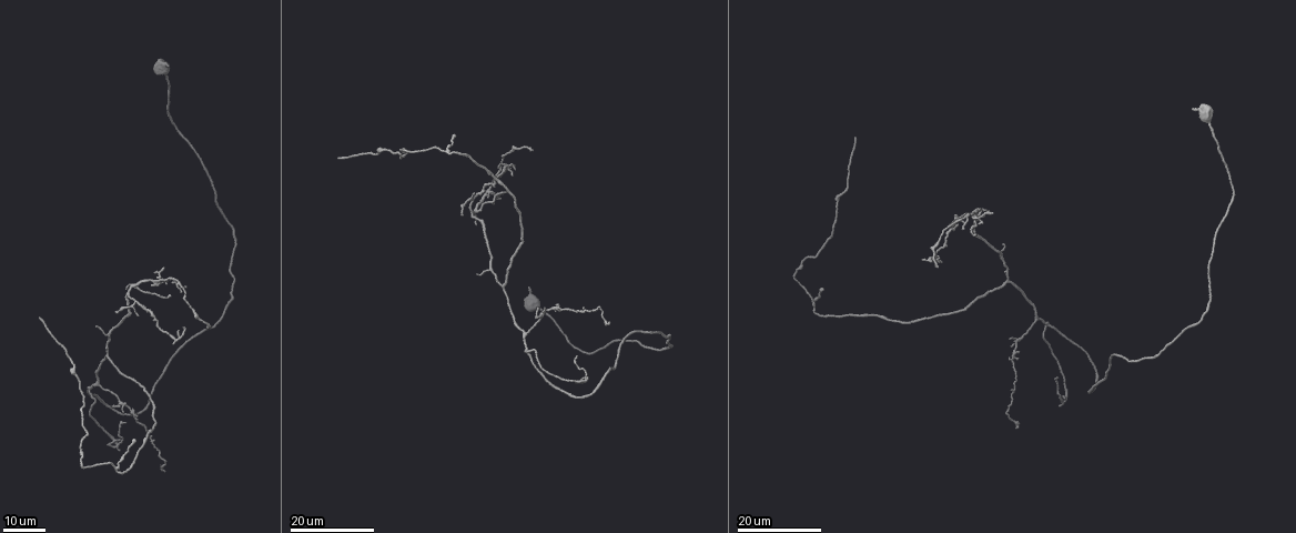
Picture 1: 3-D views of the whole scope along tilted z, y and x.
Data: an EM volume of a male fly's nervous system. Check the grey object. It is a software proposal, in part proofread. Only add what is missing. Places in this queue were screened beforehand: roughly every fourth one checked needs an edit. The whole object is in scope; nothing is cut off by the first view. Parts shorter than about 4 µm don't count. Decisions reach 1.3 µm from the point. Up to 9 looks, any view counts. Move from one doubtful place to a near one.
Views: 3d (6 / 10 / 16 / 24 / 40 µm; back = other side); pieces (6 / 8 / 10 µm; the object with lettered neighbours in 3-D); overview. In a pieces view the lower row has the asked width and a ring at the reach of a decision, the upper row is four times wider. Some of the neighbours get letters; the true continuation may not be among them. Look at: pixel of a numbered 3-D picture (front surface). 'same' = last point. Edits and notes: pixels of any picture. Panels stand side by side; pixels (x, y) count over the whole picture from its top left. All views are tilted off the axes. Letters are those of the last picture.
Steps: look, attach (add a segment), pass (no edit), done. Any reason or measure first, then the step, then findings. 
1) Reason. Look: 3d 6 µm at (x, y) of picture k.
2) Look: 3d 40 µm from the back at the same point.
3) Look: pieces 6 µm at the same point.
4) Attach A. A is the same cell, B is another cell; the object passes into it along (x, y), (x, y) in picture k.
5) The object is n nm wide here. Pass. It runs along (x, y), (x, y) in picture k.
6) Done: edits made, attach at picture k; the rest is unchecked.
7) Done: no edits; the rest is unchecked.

Stops while still wide. Look: 3d 24 µm at (824, 289) of picture 1.

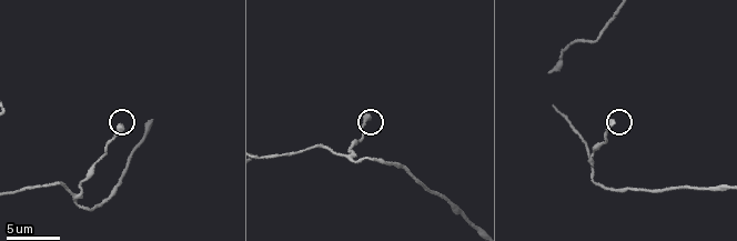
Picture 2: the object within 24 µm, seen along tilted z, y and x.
See the neighbours. Look: pieces 6 µm at (122, 125) of picture 2.

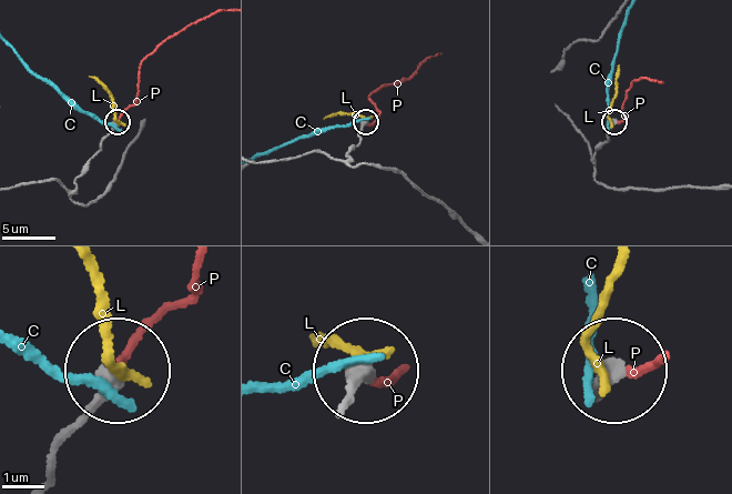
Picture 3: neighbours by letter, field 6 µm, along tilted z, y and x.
Attach P. P is the same cell, C and L are other cells; the object passes into it along (359, 140), (377, 114), (373, 93), (415, 76), (430, 57) in picture 3; it goes on there.

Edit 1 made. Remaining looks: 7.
Look: overview.

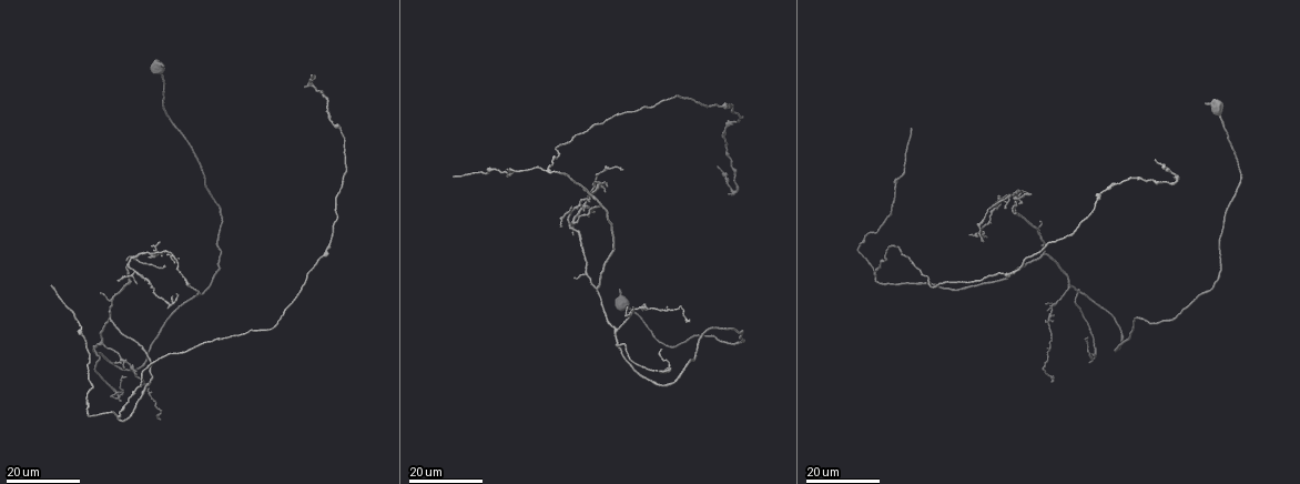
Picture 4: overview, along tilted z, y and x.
Long arm stops here. Look: 3d 24 µm at (50, 287) of picture 4.

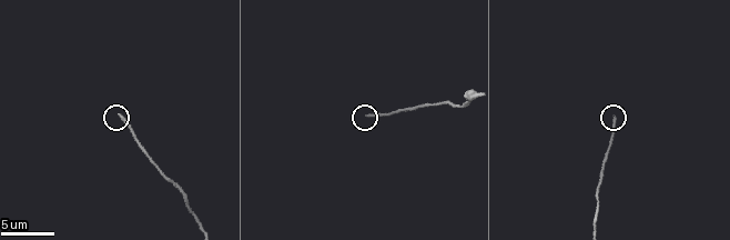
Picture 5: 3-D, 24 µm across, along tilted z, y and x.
See the neighbours. Look: pieces 8 µm at (614, 119) of picture 5.

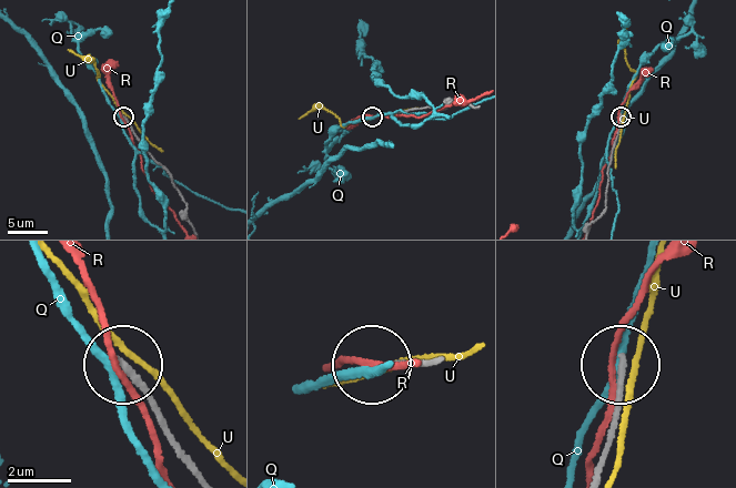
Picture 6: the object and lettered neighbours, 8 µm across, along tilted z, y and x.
Pass. Q, R and U are other cells; it runs along (190, 221), (170, 172), (123, 117) in picture 6; none of them fits.

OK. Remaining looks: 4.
Thin end. Look: 3d 16 µm at (940, 258) of picture 1.

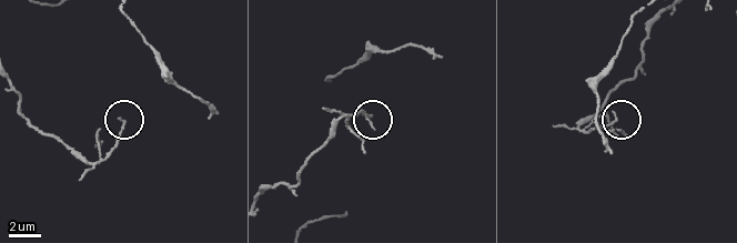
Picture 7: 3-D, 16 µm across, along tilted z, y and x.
Look: pieces 10 µm at (121, 120) of picture 7.

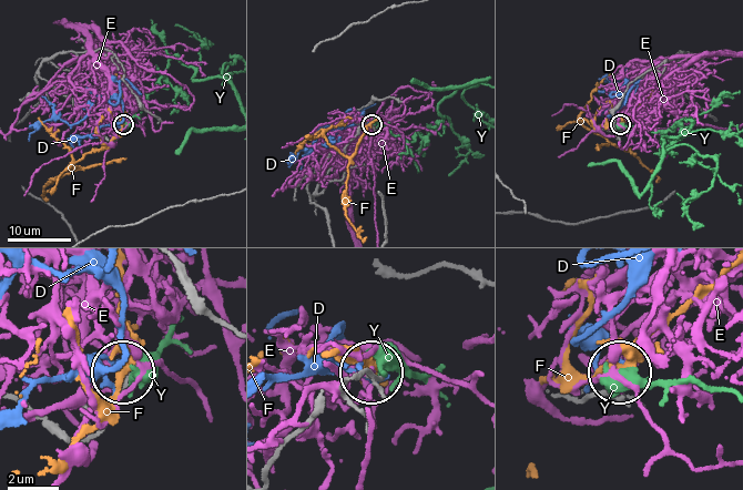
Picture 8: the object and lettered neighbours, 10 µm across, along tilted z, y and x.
Pass. D, E, F and Y are other cells; no lettered segment goes on from it.

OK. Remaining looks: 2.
Long arm stops here. Look: 3d 24 µm at (531, 148) of picture 1.

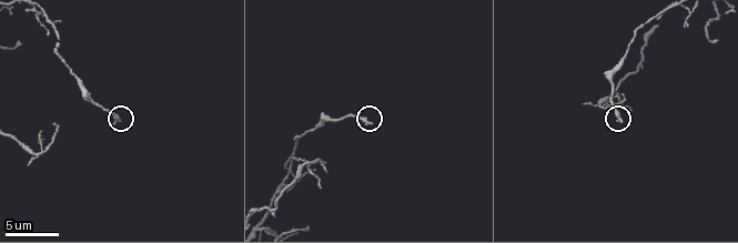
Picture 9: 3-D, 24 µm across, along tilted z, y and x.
Look: pieces 8 µm at (619, 119) of picture 9.

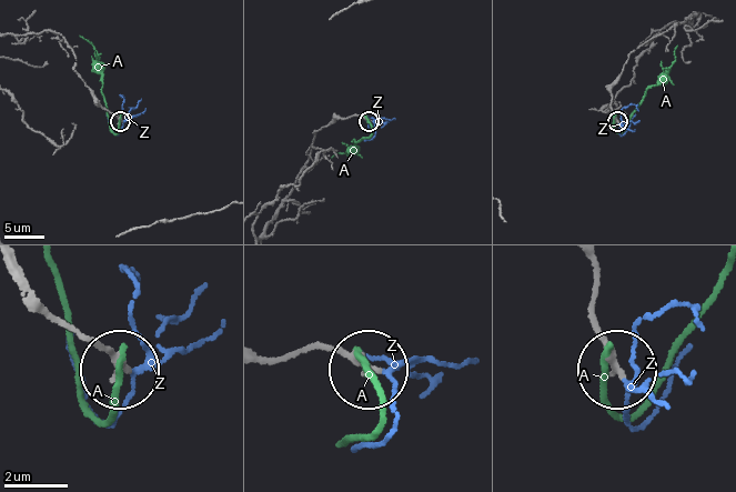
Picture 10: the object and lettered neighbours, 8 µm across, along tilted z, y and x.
The object is 190 nm wide here. Attach Z. Z is the same cell, A is another cell; the object passes into it along (596, 272), (597, 318), (633, 425), (645, 424), (691, 345) in picture 10; the neuron continues.

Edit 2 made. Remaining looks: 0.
Done: edits made, attach at picture 3, attach at picture 10; the rest is unchecked.

